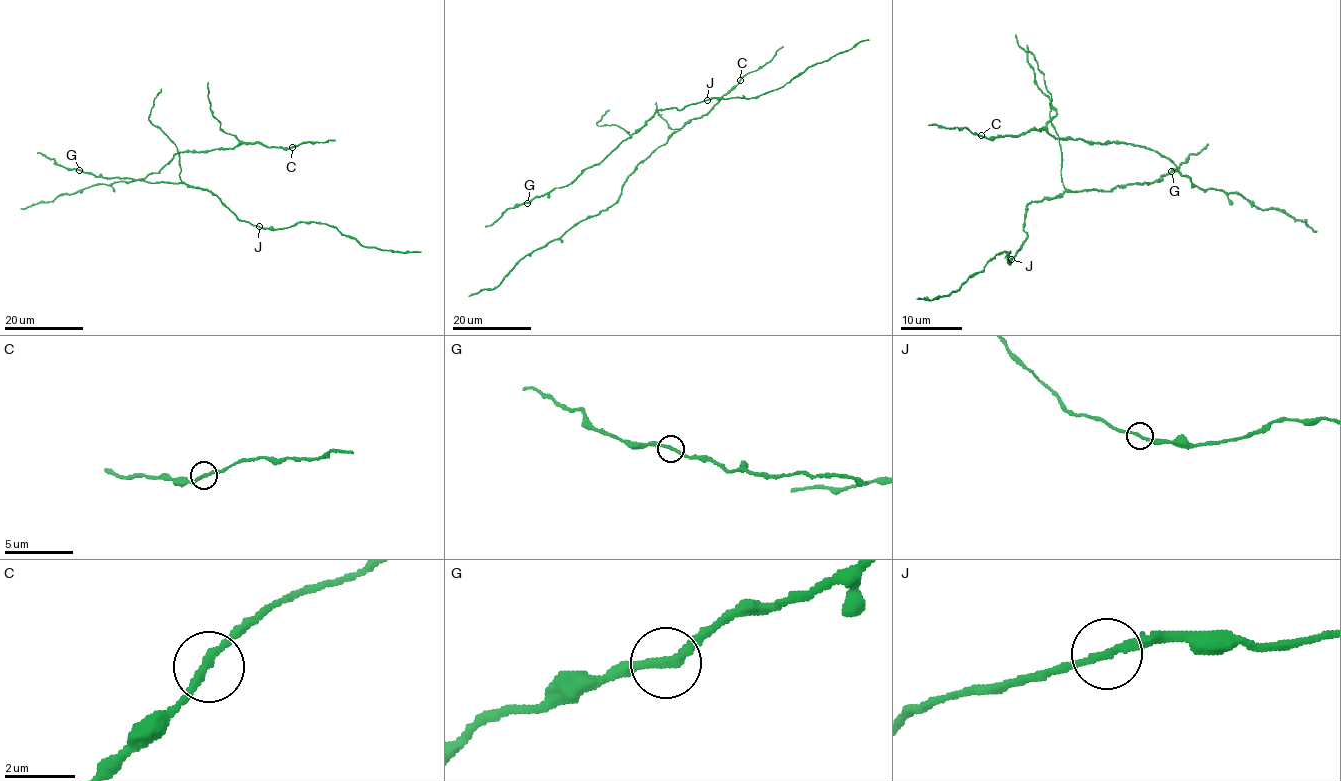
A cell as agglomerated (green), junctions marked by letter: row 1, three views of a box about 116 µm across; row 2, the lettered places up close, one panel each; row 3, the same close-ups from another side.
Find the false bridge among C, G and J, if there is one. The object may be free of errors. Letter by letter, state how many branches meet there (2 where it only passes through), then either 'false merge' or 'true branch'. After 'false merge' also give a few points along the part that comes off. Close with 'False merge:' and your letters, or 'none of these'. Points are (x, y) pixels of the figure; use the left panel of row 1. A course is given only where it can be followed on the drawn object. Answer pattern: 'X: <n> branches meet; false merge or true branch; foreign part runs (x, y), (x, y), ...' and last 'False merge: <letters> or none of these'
C: 2 branches meet; true branch
G: 2 branches meet; true branch
J: 2 branches meet; true branch
False merge: none of these

